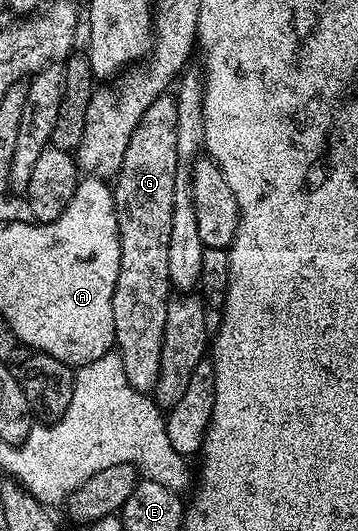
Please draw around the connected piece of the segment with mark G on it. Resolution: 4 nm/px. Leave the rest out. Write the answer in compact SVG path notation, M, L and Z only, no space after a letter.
M171 94L159 95L142 113L130 145L122 157L122 165L114 179L114 202L120 234L120 264L112 294L112 312L116 330L115 354L120 356L129 388L148 393L158 381L162 361L162 337L166 329L166 309L170 298L170 217L174 217L174 177L178 166L178 109Z

